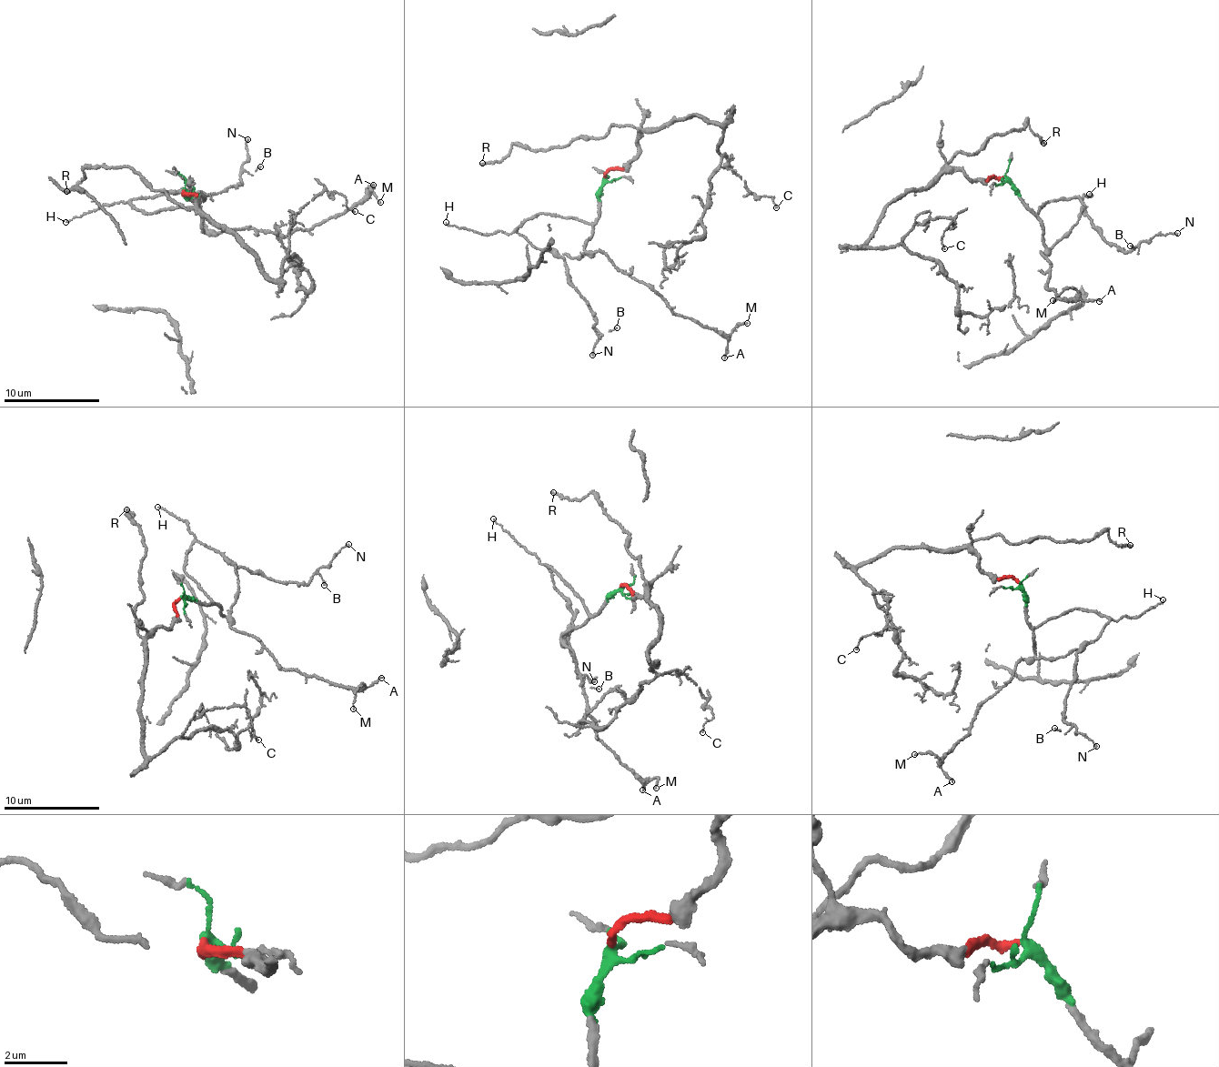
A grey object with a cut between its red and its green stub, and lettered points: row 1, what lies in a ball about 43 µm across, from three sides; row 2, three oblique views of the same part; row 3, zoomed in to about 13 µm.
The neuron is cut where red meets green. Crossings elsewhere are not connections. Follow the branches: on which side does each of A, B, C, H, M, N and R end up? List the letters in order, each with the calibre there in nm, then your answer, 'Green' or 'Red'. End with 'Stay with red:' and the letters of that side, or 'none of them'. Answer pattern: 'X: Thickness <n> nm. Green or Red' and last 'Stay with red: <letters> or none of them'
A: Thickness 170 nm. Green
B: Thickness 110 nm. Green
C: Thickness 110 nm. Red
H: Thickness 100 nm. Green
M: Thickness 110 nm. Green
N: Thickness 140 nm. Green
R: Thickness 170 nm. Red
Stay with red: C, R

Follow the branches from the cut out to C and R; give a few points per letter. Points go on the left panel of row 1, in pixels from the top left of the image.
C: (182, 191), (200, 196), (209, 218), (243, 238), (275, 280), (301, 210), (328, 191), (356, 210)
R: (182, 191), (202, 198), (187, 207), (171, 200), (166, 189), (149, 188), (129, 167), (85, 166), (65, 192)

